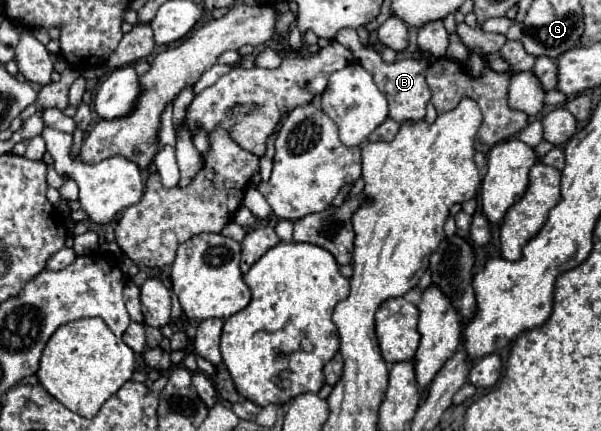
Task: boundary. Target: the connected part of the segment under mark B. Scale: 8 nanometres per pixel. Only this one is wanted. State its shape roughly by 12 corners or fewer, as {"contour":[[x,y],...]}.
{"contour":[[353,28],[337,42],[373,74],[395,122],[423,120],[429,60],[387,64]]}

